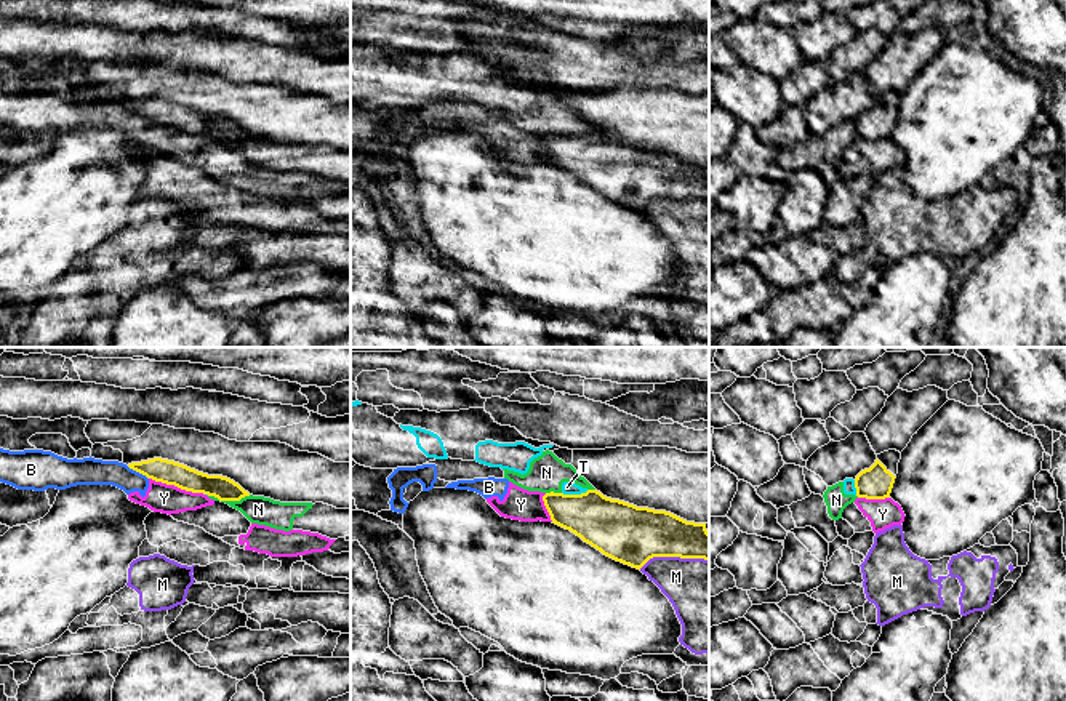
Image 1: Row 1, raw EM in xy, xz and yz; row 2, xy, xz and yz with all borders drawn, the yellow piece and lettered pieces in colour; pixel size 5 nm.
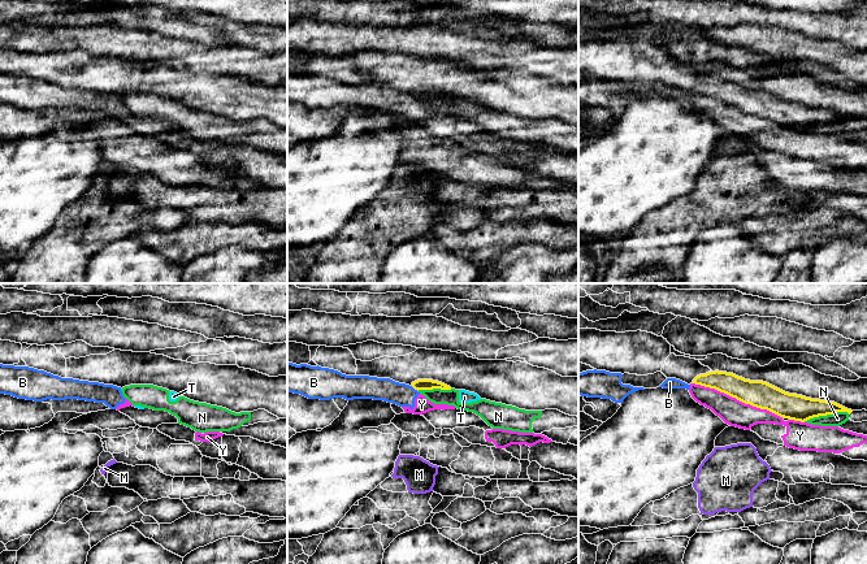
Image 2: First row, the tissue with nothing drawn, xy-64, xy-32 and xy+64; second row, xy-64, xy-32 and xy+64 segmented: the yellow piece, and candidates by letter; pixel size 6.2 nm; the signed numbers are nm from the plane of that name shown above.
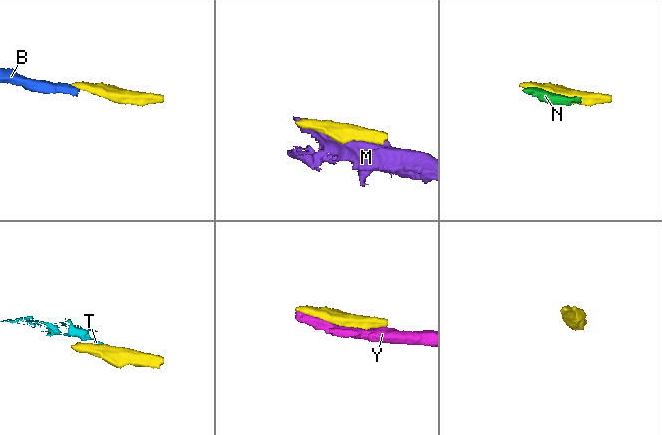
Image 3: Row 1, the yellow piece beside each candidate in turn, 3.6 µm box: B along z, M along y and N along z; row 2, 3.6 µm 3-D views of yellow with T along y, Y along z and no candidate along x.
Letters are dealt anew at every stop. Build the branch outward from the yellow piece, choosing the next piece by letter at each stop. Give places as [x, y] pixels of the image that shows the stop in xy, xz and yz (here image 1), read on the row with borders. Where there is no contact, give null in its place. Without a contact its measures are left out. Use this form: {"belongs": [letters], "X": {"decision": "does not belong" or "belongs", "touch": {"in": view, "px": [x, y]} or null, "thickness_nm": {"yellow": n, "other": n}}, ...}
{"belongs": [], "B": {"decision": "does not belong", "touch": {"in": "xy", "px": [138, 471]}, "thickness_nm": {"yellow": 120, "other": 140}}, "M": {"decision": "does not belong", "touch": {"in": "xz", "px": [673, 556]}, "thickness_nm": {"yellow": 300, "other": 340}}, "N": {"decision": "does not belong", "touch": {"in": "xy", "px": [229, 500]}, "thickness_nm": {"yellow": 120, "other": 140}}, "T": {"decision": "does not belong", "touch": {"in": "xz", "px": [575, 495]}, "thickness_nm": {"yellow": 280, "other": 60}}, "Y": {"decision": "does not belong", "touch": {"in": "xy", "px": [178, 487]}, "thickness_nm": {"yellow": 120, "other": 150}}}

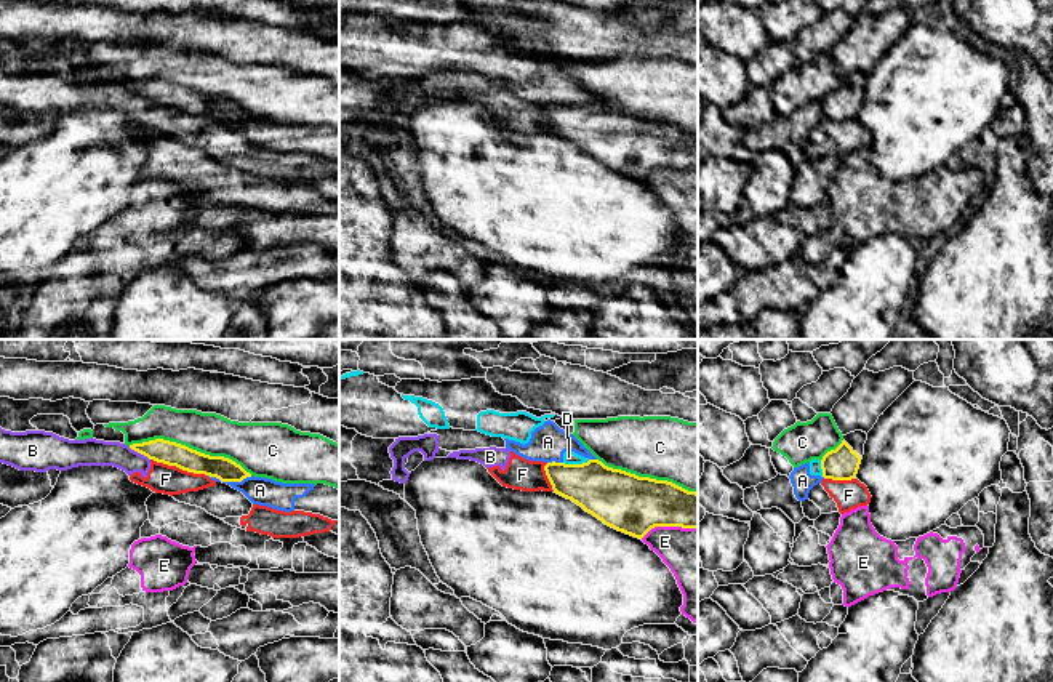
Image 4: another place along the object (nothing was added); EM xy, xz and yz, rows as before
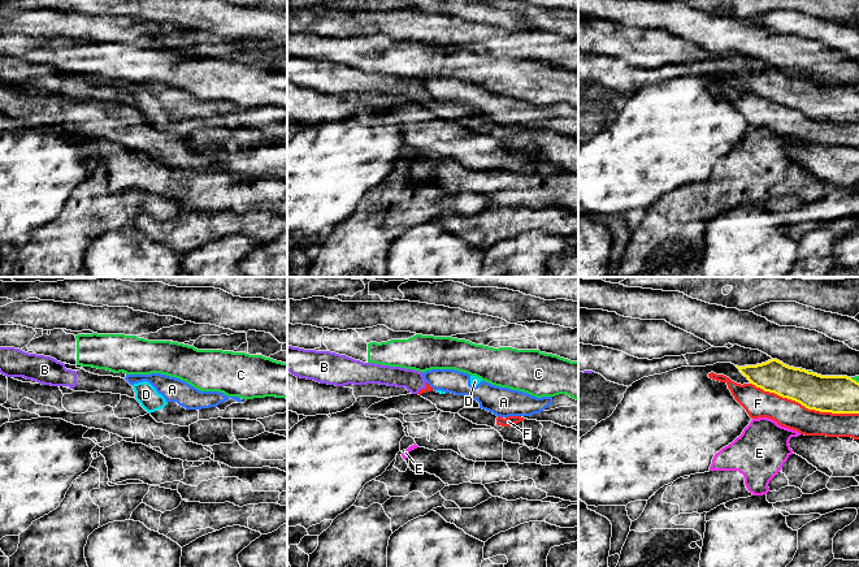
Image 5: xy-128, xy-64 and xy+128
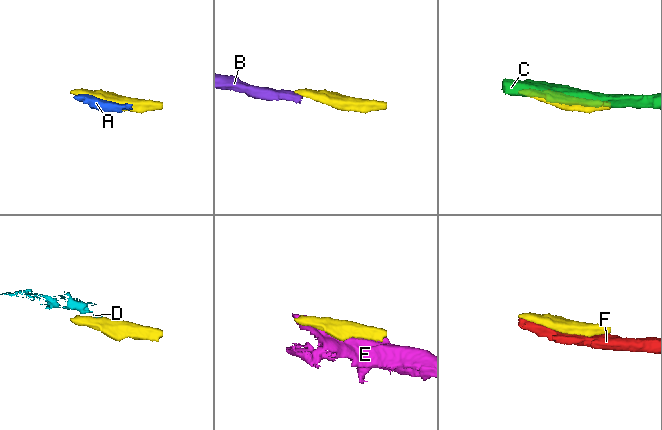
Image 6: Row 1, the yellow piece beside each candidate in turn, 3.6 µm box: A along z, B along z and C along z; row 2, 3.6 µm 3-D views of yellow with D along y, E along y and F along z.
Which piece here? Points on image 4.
{"belongs": [], "A": {"decision": "does not belong", "touch": {"in": "xy", "px": [231, 481]}, "thickness_nm": {"yellow": 120, "other": 140}}, "B": {"decision": "does not belong", "touch": {"in": "xy", "px": [140, 452]}, "thickness_nm": {"yellow": 120, "other": 140}}, "C": {"decision": "does not belong", "touch": {"in": "xy", "px": [191, 449]}, "thickness_nm": {"yellow": 120, "other": 200}}, "D": {"decision": "does not belong", "touch": {"in": "xz", "px": [576, 465]}, "thickness_nm": {"yellow": 280, "other": 60}}, "E": {"decision": "does not belong", "touch": {"in": "xz", "px": [668, 525]}, "thickness_nm": {"yellow": 300, "other": 280}}, "F": {"decision": "does not belong", "touch": {"in": "xy", "px": [180, 468]}, "thickness_nm": {"yellow": 120, "other": 150}}}

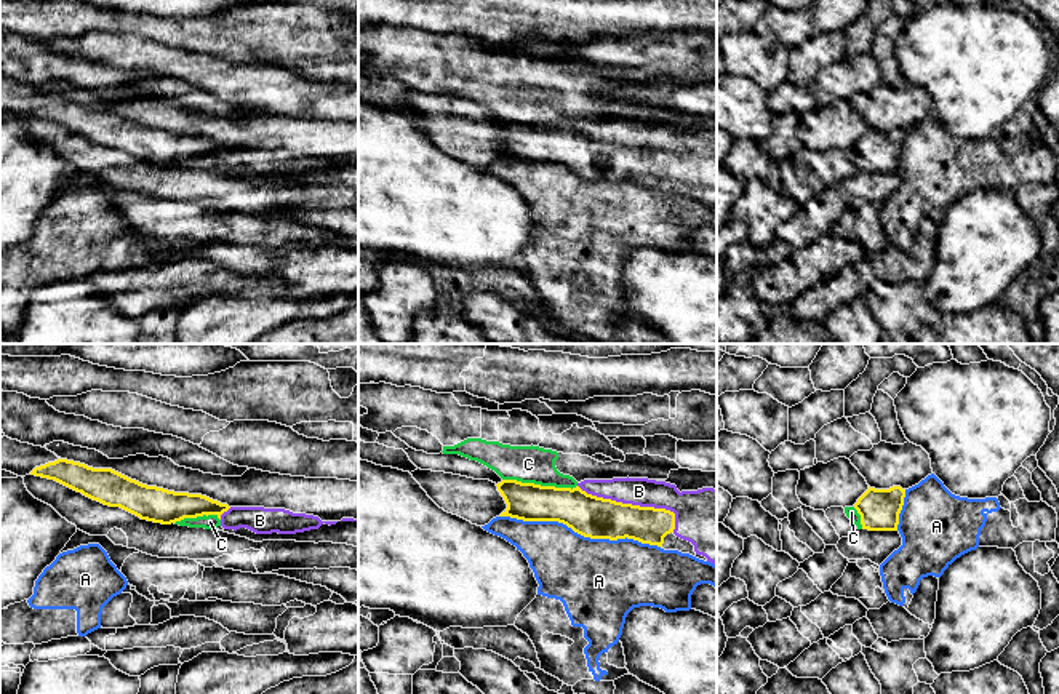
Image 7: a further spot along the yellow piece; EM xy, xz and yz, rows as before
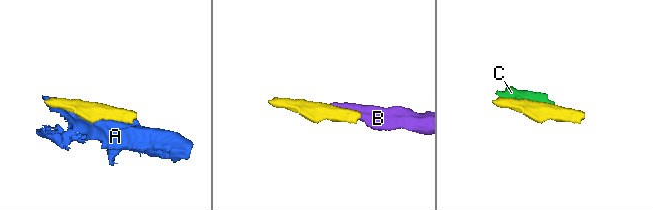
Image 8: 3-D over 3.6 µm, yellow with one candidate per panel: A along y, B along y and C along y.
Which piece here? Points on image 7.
{"belongs": ["B"], "A": {"decision": "does not belong", "touch": {"in": "xz", "px": [579, 533]}, "thickness_nm": {"yellow": 220, "other": 420}}, "B": {"decision": "belongs", "touch": {"in": "xz", "px": [634, 506]}, "thickness_nm": {"yellow": 220, "other": 140}}, "C": {"decision": "does not belong", "touch": {"in": "xz", "px": [539, 485]}, "thickness_nm": {"yellow": 200, "other": 190}}}

